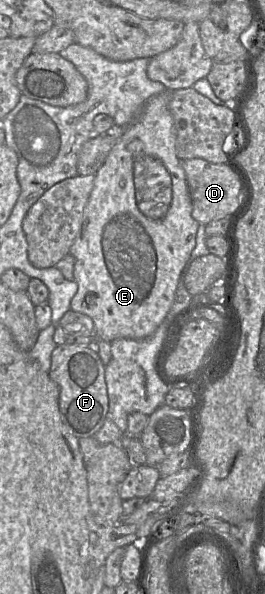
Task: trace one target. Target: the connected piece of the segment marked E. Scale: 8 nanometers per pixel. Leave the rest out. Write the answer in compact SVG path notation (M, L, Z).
M166 89L164 92L150 97L145 102L138 119L122 130L120 138L109 152L105 162L94 174L94 185L83 211L81 229L69 250L69 253L75 258L74 279L78 284L77 292L71 299L70 308L89 316L94 323L95 336L108 342L121 338L144 339L157 330L173 305L180 274L196 245L196 234L200 224L192 217L192 199L186 174L176 155L174 122L168 108L172 92Z

